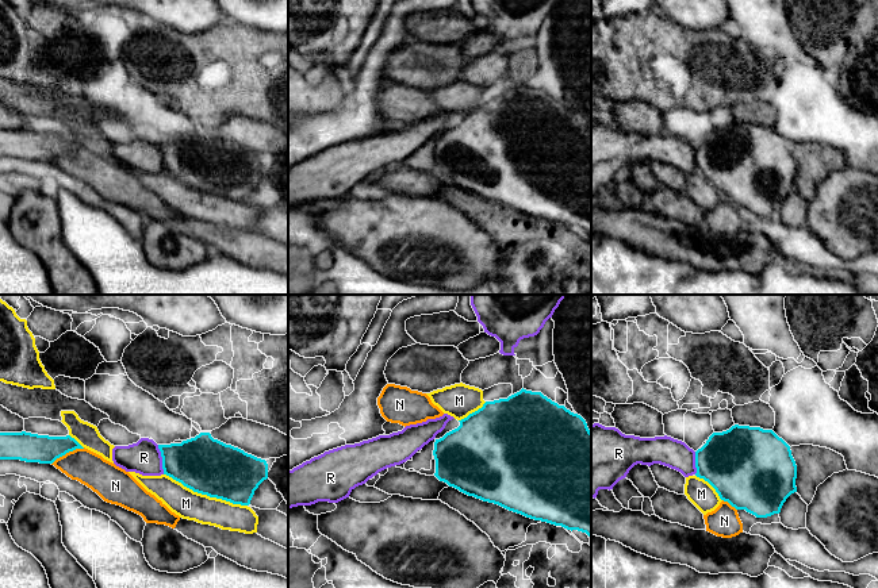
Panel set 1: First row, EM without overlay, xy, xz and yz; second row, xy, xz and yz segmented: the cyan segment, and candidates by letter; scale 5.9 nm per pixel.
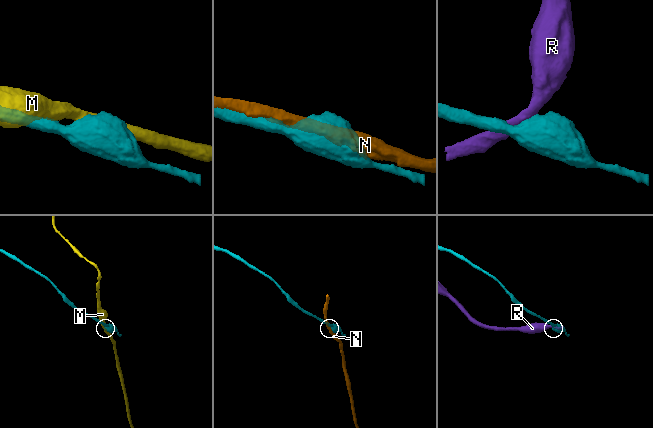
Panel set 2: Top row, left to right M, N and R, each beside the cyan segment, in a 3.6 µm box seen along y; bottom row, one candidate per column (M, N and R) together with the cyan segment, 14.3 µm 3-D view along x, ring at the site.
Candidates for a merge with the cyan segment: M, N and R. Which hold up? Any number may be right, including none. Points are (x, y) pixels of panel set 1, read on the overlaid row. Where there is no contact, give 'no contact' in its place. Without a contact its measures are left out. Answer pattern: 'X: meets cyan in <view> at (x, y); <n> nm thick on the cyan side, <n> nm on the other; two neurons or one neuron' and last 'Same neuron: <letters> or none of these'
M: meets cyan in xy at (206, 494); 340 nm thick on the cyan side, 170 nm on the other; two neurons
N: meets cyan in xy at (68, 452); 180 nm thick on the cyan side, 200 nm on the other; two neurons
R: meets cyan in xy at (163, 460); 320 nm thick on the cyan side, 200 nm on the other; two neurons
Same neuron: none of these

